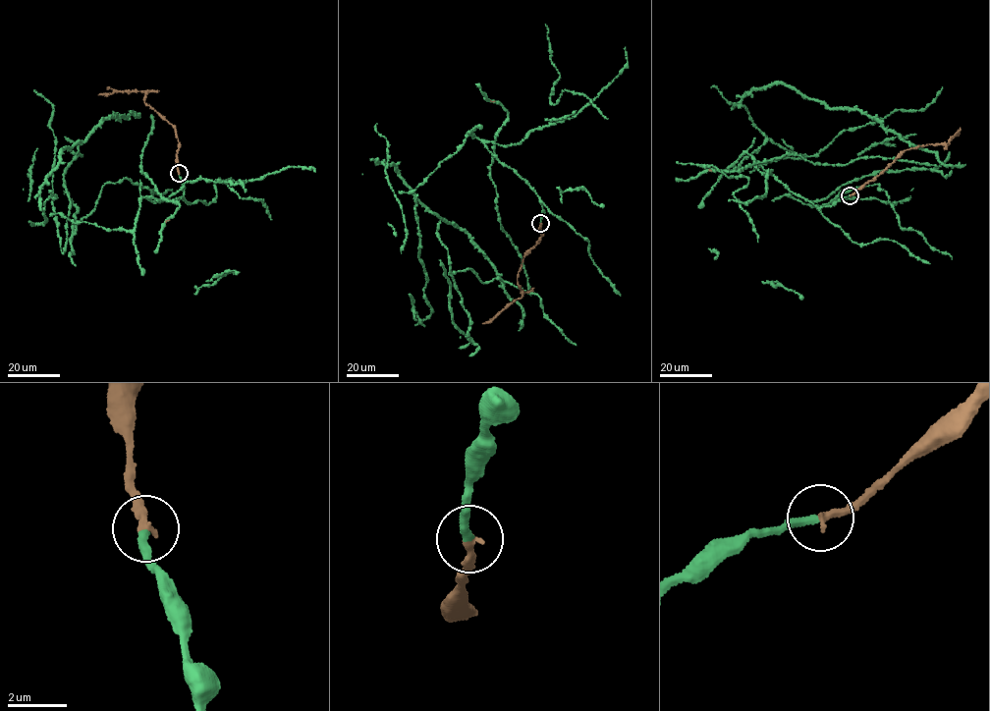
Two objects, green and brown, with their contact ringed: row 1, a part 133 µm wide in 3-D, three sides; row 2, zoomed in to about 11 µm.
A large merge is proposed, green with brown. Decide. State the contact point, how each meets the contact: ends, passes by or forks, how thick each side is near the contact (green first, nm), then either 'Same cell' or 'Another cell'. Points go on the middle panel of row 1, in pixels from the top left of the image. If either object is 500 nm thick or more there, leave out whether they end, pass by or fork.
Place: (540, 223). At the ring green ends. At the ring brown ends. Thickness 260 nm (green) against 280 nm. Same cell

